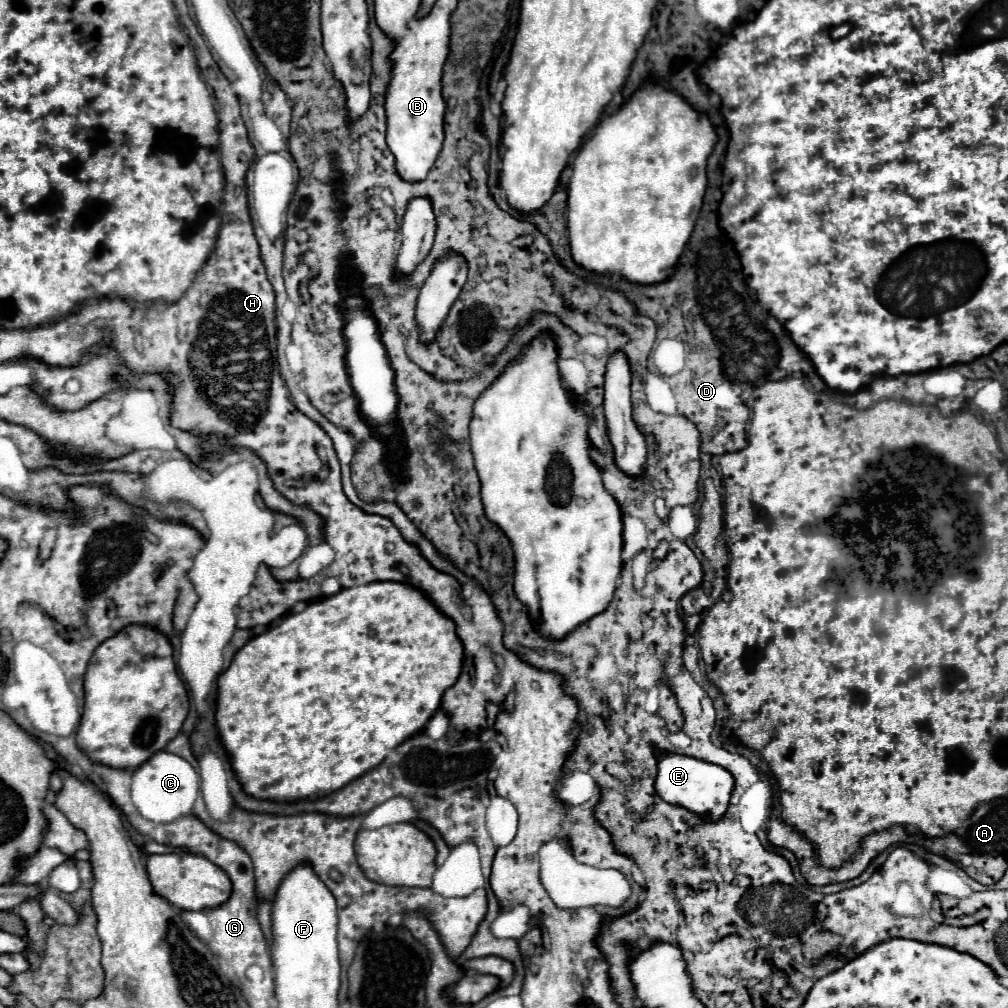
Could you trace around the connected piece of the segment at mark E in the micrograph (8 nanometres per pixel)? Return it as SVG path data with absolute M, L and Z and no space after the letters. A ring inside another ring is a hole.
M658 752L656 754L656 766L658 766L658 774L656 774L656 794L670 802L670 804L680 804L684 808L688 808L690 812L696 812L702 818L708 820L718 820L722 818L722 814L728 808L728 800L730 800L730 792L734 788L734 778L728 770L724 770L722 766L698 760L698 758L690 758L684 754L674 754L674 752Z

